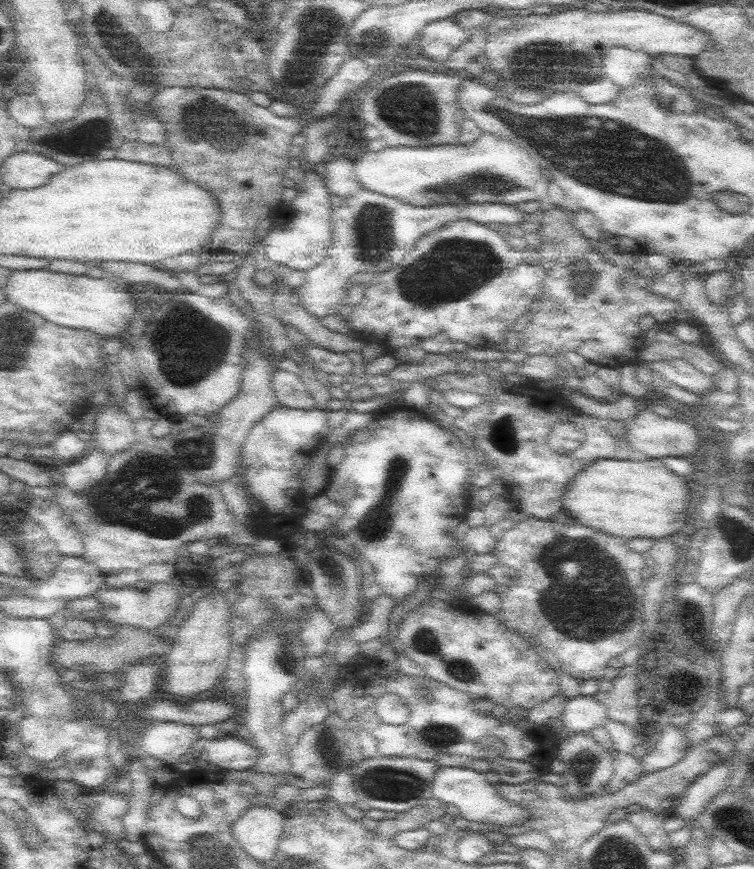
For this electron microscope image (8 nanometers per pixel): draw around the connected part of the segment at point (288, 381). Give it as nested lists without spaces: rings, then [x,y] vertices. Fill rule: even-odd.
[[[278,368],[273,376],[273,387],[281,405],[298,410],[310,410],[316,406],[300,375]]]

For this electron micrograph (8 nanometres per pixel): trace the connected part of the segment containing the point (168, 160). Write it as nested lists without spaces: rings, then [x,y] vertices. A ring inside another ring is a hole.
[[[124,142],[117,150],[119,159],[155,164],[158,166],[172,167],[174,159],[171,158],[171,150],[166,143],[160,145],[143,144],[142,142]]]

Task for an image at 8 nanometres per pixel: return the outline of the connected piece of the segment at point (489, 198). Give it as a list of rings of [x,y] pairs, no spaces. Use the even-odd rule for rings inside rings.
[[[484,132],[470,145],[400,146],[377,152],[361,149],[354,163],[355,175],[364,188],[425,207],[448,204],[452,198],[460,205],[542,200],[550,182],[550,176],[544,176],[547,172],[527,150],[510,139]]]

